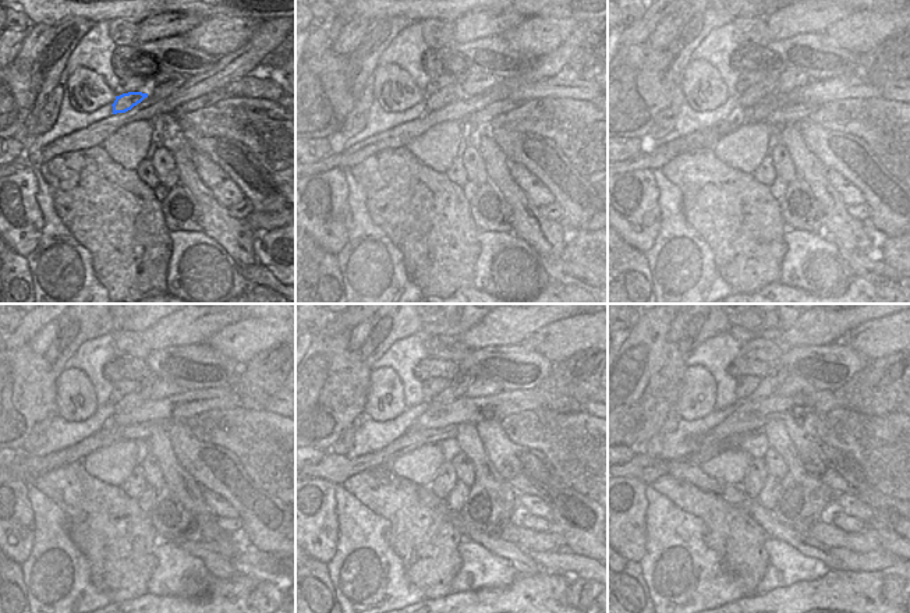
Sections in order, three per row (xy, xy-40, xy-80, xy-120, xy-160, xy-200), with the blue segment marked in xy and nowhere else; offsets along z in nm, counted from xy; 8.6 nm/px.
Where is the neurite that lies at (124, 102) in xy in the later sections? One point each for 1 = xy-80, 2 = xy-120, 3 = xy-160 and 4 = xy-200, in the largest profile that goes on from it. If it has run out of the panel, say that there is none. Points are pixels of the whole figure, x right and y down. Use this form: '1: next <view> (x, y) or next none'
1: next xy-80 (756, 94)
2: next xy-120 (144, 393)
3: next xy-160 (457, 388)
4: next xy-200 (769, 385)

